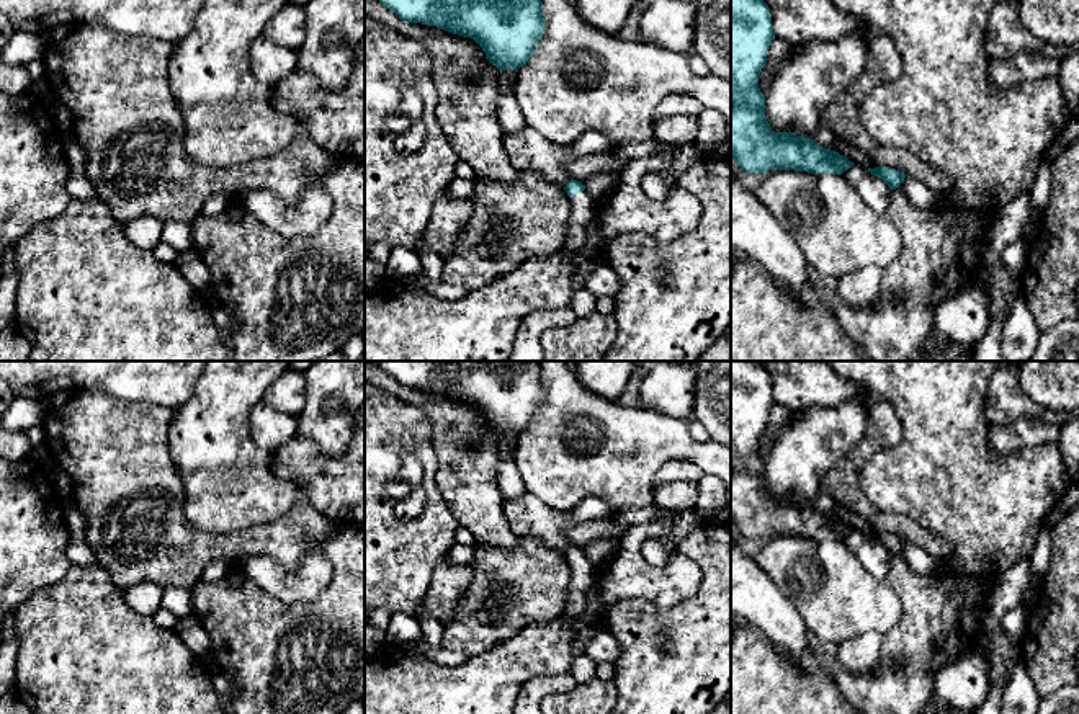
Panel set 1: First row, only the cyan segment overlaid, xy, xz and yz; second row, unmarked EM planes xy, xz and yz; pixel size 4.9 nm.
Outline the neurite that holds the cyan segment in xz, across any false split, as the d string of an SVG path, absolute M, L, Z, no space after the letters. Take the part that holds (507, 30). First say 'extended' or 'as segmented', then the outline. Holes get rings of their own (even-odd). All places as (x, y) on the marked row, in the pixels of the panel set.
as segmented; M379 0L405 23L474 39L500 70L518 72L544 34L541 0Z

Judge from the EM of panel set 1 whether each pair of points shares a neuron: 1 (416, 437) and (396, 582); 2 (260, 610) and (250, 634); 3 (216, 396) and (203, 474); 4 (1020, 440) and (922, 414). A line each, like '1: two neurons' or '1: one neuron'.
1: one neuron
2: one neuron
3: one neuron
4: two neurons

